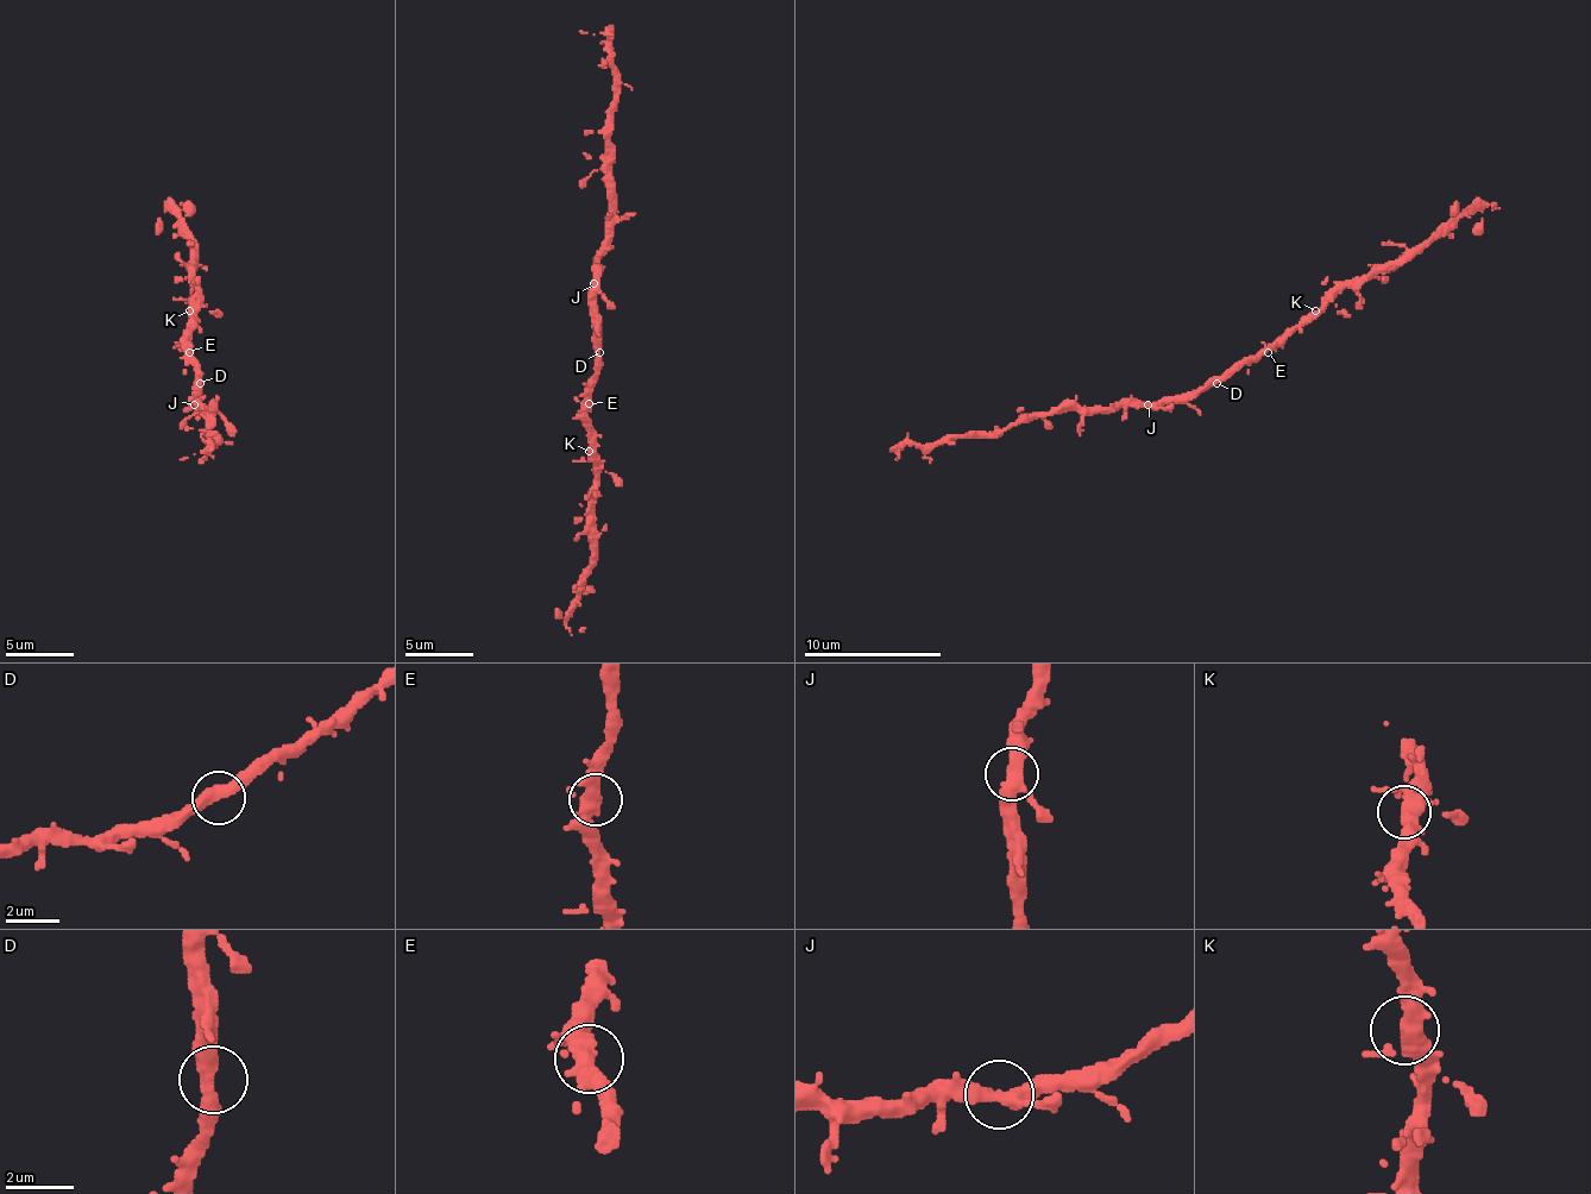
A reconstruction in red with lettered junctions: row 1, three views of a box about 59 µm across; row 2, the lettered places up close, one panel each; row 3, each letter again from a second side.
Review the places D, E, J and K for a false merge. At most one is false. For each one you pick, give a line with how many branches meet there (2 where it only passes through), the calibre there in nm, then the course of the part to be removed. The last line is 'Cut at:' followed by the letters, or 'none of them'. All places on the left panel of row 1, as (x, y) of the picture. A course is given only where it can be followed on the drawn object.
Cut at: none of them

